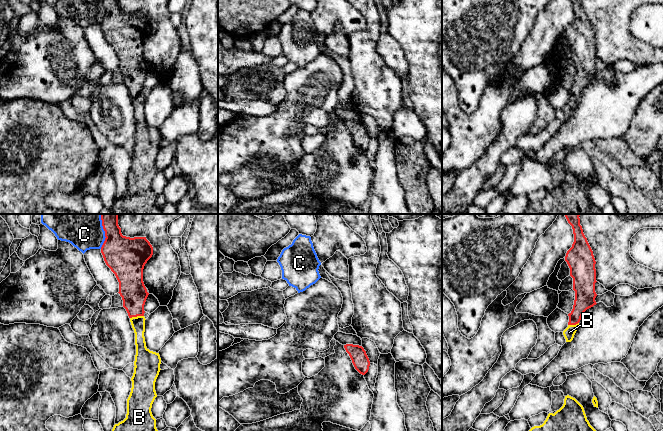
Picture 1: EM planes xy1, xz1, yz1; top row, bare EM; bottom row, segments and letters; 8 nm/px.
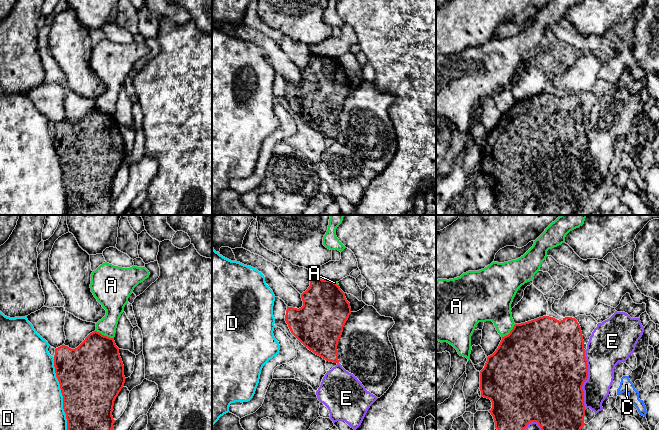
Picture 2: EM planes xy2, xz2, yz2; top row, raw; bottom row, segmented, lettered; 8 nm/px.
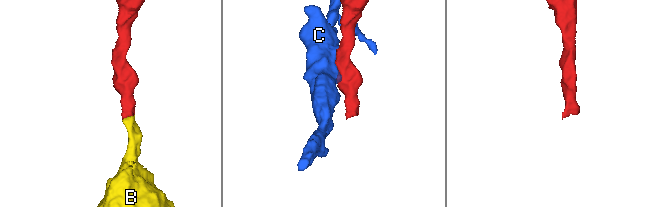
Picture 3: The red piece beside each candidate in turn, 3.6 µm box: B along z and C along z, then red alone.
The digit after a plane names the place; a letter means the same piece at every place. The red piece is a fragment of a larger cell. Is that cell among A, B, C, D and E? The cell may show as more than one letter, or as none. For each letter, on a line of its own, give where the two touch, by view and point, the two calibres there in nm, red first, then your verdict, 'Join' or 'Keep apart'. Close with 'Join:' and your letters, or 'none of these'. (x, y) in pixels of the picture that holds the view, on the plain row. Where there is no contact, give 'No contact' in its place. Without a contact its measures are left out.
A: Touches red at xy2 (103, 111). Thickness 420 nm (red) against 160 nm. Keep apart
B: Touches red at xy1 (136, 92). Thickness 200 nm (red) against 110 nm. Join
C: Touches red at xy1 (105, 12). Thickness 320 nm (red) against 220 nm. Keep apart
D: Touches red at xy2 (63, 174). Thickness 480 nm (red) against 480 nm. Keep apart
E: Touches red at yz2 (586, 155). Thickness 480 nm (red) against 280 nm. Keep apart
Join: B

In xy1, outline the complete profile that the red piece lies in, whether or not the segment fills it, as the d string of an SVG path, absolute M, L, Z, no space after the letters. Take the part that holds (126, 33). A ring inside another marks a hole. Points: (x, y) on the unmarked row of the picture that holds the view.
M118 0L102 2L106 14L101 29L119 58L118 69L130 94L136 121L126 194L114 201L111 211L112 214L161 214L151 188L157 173L155 158L161 146L161 134L146 123L144 113L144 81L149 69L143 58L143 45L153 31L153 23L146 13L123 12Z

